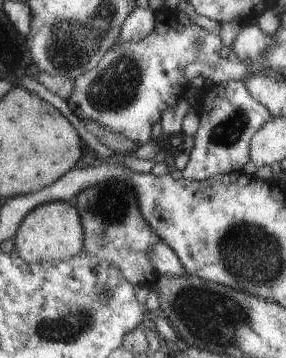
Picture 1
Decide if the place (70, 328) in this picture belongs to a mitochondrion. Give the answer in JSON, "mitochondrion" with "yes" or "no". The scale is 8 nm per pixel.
{"mitochondrion":"yes"}

